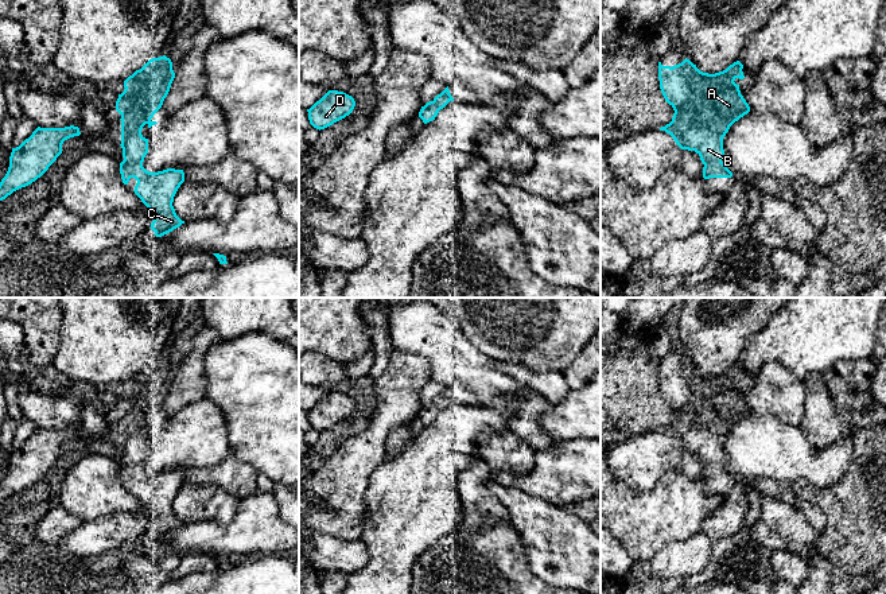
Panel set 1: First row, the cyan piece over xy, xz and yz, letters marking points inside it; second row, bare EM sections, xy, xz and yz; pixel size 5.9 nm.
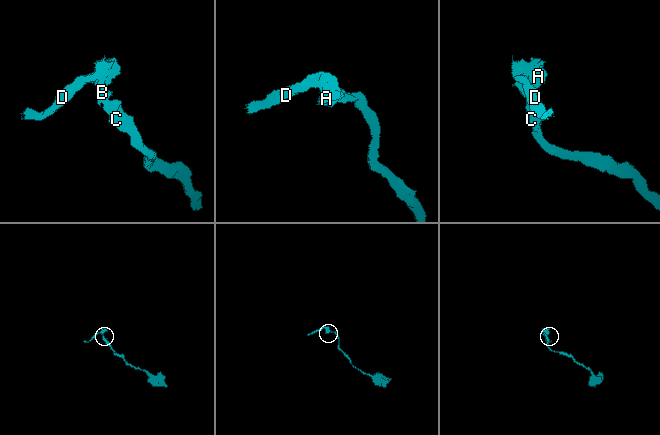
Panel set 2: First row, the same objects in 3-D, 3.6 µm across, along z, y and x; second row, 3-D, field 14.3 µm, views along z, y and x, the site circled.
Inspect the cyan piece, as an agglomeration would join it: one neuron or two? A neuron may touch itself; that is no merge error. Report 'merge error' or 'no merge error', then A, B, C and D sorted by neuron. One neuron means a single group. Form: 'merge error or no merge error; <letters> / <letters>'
no merge error; A B C D

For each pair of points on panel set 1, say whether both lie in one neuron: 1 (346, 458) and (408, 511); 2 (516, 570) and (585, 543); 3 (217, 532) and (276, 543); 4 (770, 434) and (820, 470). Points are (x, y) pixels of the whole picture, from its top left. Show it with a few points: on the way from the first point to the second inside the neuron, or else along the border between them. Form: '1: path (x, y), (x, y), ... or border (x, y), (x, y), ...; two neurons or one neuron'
1: border (385, 459), (369, 477), (364, 509); two neurons
2: border (520, 535), (525, 548), (525, 560), (540, 579); two neurons
3: path (232, 535), (261, 535); one neuron
4: path (782, 445), (797, 459), (808, 464); one neuron

